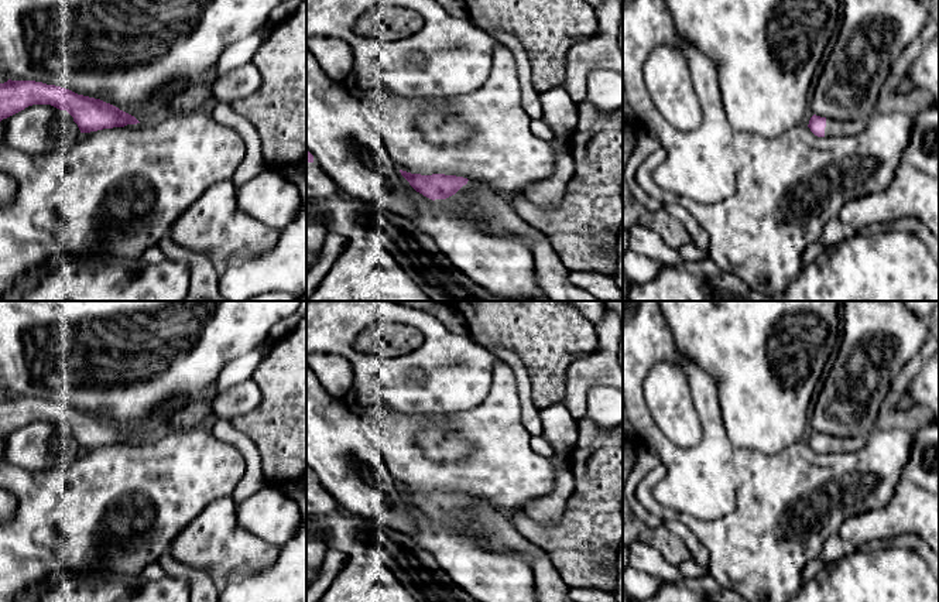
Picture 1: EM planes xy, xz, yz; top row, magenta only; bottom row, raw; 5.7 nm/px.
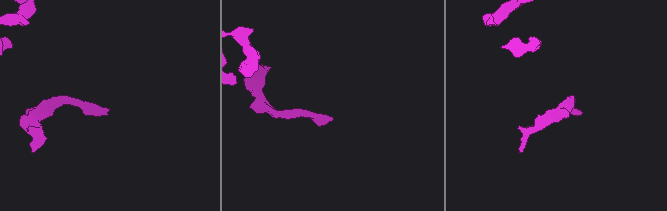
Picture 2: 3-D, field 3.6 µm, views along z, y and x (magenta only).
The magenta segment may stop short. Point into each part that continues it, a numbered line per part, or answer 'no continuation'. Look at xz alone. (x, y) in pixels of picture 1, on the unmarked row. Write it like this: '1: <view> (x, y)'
1: xz (472, 519)

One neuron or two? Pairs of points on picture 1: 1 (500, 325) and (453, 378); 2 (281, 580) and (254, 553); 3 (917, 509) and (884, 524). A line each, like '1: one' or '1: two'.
1: two
2: two
3: one

